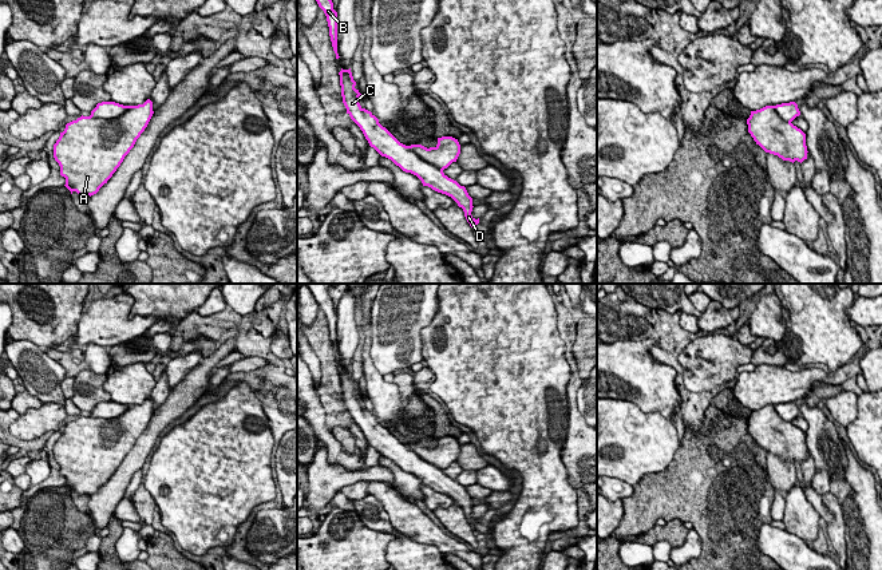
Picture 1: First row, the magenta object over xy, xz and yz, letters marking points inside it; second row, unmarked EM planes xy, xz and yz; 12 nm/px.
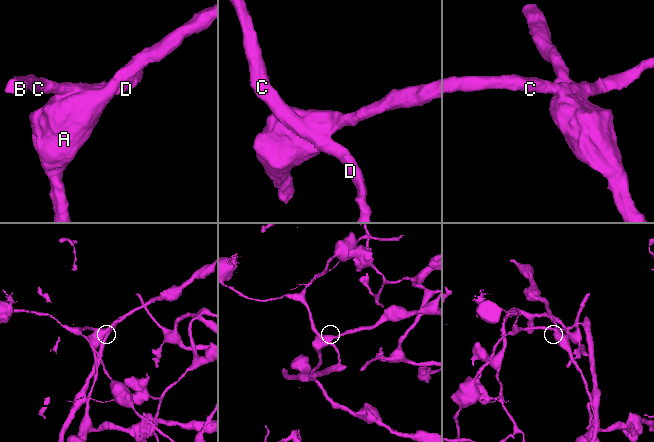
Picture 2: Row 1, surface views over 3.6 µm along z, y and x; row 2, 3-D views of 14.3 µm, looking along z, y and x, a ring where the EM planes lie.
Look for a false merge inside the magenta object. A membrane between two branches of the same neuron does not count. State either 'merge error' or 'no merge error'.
merge error

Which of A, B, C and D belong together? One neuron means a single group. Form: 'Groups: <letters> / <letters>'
Groups: A / B C D

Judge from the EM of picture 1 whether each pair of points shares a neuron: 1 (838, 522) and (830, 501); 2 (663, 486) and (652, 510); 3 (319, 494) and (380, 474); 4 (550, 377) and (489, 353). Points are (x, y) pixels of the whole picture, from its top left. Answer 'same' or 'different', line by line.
1: same
2: same
3: same
4: same

